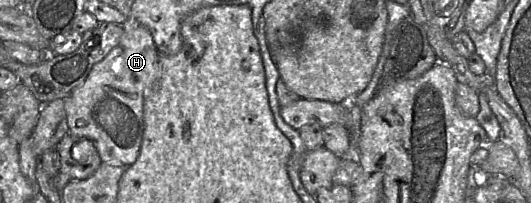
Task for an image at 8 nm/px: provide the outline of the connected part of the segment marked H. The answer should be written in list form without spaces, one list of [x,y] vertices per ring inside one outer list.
[[[127,20],[123,30],[119,44],[93,66],[85,81],[71,92],[64,103],[69,133],[92,141],[101,161],[113,166],[130,166],[138,158],[144,131],[144,100],[159,73],[159,52],[150,31],[131,20]]]

